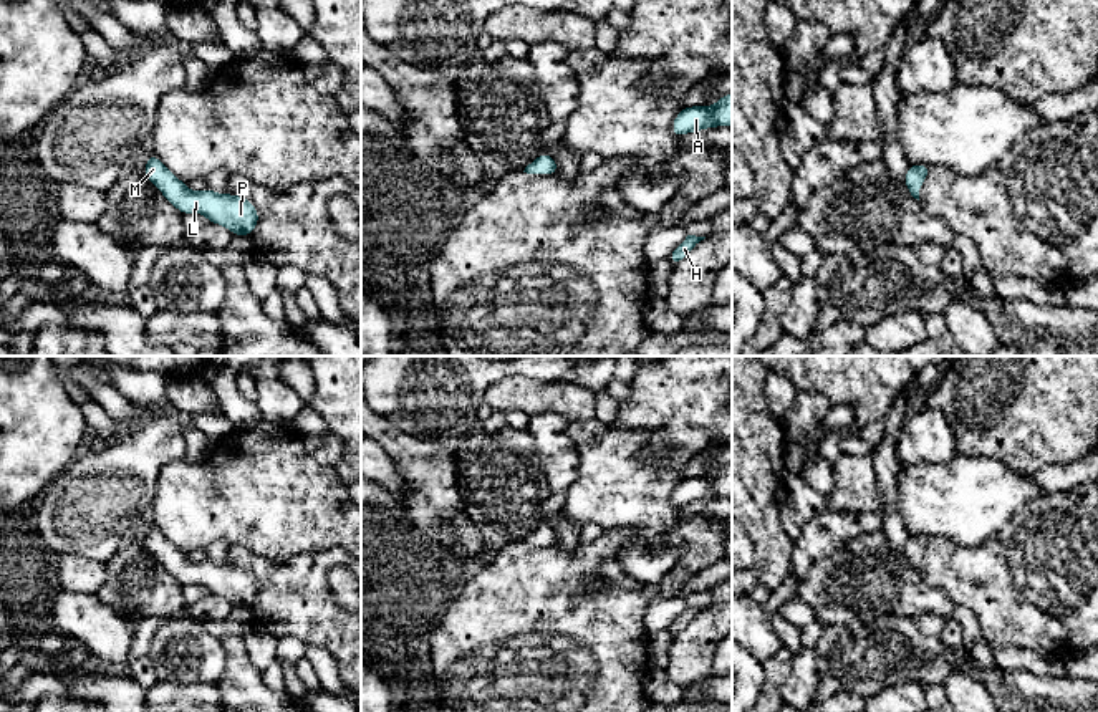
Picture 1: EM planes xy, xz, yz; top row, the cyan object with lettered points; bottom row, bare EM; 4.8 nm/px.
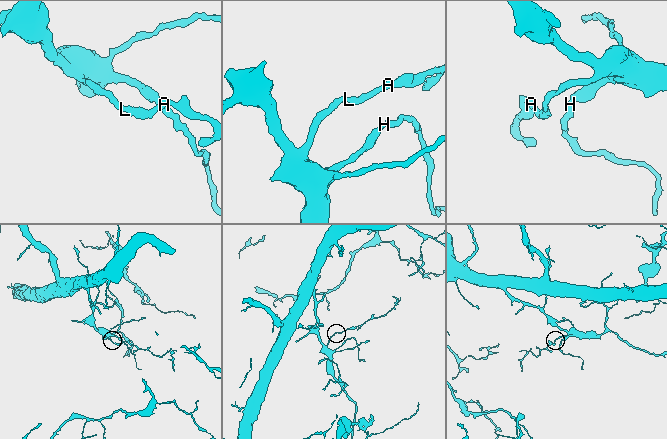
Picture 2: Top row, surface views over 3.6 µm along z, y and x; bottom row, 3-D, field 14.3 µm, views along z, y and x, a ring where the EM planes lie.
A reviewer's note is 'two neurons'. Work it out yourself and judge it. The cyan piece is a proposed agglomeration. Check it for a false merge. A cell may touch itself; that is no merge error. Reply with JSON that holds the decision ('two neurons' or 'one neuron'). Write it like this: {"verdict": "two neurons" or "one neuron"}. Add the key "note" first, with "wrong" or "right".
{"note": "wrong", "verdict": "one neuron"}

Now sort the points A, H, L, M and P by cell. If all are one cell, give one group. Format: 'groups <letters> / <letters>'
groups A H L M P

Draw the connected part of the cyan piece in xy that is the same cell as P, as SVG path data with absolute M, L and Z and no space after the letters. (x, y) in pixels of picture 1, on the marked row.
M152 152L144 167L146 177L182 214L202 214L209 222L227 227L234 235L252 235L258 224L255 205L238 195L215 194L209 187L192 192Z

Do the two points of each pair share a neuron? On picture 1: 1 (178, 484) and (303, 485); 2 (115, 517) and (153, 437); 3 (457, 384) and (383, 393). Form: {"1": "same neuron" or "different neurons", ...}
{"1": "same neuron", "2": "same neuron", "3": "same neuron"}

